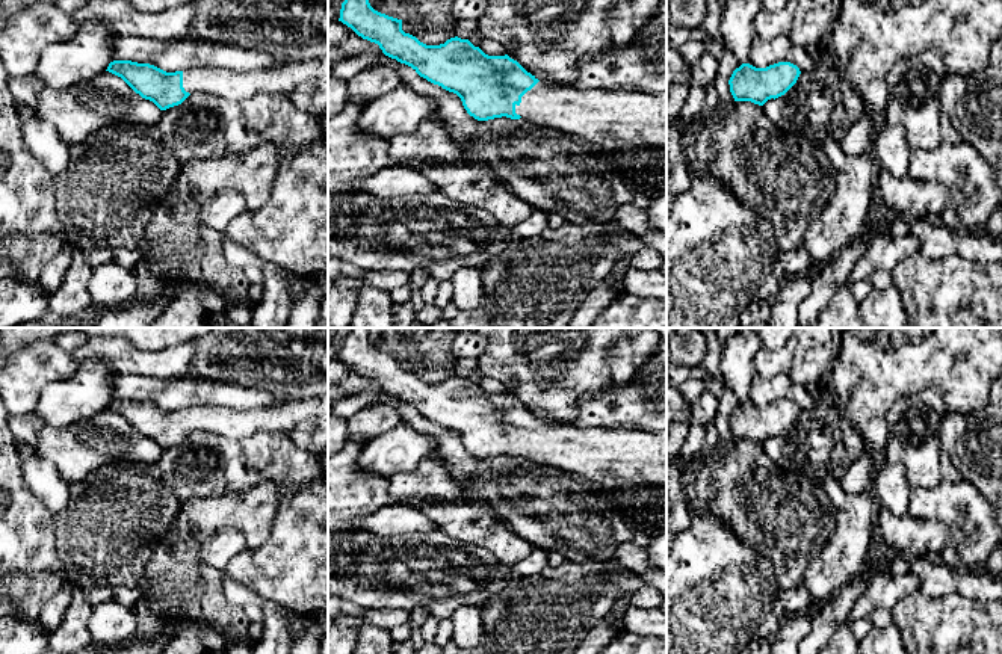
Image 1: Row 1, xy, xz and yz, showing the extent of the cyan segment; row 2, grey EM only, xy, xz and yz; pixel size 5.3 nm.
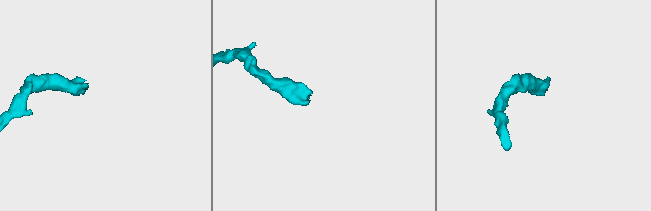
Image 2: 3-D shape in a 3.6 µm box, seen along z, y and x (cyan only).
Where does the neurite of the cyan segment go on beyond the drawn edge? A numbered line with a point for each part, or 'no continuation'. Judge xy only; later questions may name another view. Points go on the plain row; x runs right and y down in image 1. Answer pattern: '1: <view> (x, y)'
1: xy (227, 422)

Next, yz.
no continuation

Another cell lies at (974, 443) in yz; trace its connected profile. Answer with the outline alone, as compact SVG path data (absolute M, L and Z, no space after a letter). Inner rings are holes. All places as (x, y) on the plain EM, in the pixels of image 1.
M1002 378L991 385L982 411L942 415L939 444L963 480L990 503L1002 530Z

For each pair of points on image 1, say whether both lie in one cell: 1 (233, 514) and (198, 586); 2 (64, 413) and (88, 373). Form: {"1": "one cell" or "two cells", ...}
{"1": "one cell", "2": "one cell"}

